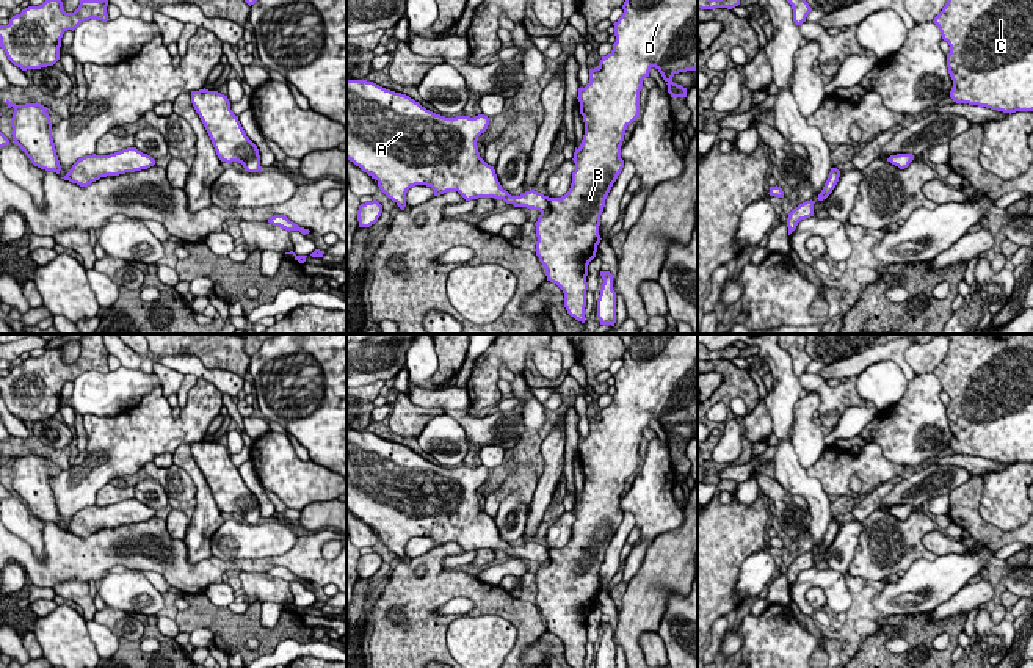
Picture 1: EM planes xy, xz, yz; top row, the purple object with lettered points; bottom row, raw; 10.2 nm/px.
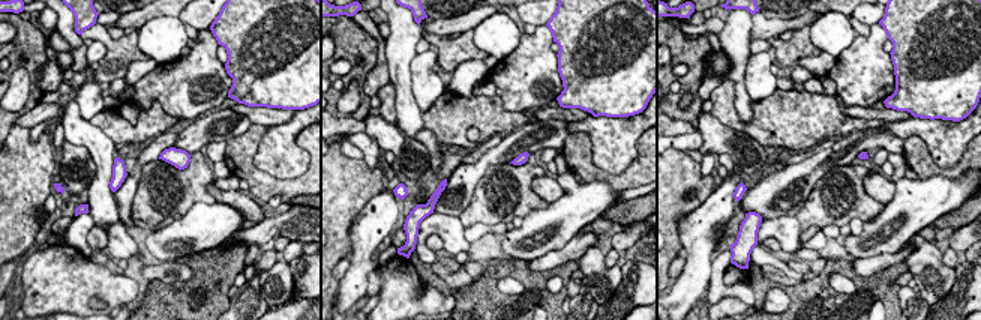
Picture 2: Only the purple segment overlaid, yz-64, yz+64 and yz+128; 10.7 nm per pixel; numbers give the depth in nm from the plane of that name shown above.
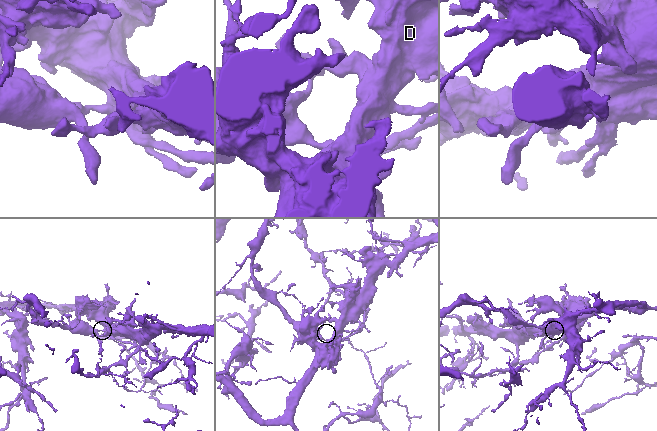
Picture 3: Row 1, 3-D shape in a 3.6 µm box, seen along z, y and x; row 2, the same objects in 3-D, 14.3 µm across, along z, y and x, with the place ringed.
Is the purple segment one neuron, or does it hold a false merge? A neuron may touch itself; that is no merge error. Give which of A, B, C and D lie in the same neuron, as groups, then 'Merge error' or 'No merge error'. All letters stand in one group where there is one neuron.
Groups: A / B C D. Merge error

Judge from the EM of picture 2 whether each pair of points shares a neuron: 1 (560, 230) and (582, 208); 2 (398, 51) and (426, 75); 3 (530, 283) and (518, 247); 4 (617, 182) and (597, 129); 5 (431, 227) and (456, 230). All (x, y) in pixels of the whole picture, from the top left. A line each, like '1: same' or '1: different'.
1: same
2: different
3: different
4: different
5: same

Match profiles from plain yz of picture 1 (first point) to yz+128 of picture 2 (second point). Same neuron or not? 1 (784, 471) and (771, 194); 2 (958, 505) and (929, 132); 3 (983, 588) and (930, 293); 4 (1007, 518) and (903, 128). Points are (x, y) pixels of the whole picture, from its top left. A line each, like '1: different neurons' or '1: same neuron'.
1: different neurons
2: different neurons
3: different neurons
4: same neuron

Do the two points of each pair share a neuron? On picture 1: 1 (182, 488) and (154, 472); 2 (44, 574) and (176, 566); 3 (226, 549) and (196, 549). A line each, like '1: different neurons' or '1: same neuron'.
1: same neuron
2: same neuron
3: different neurons

